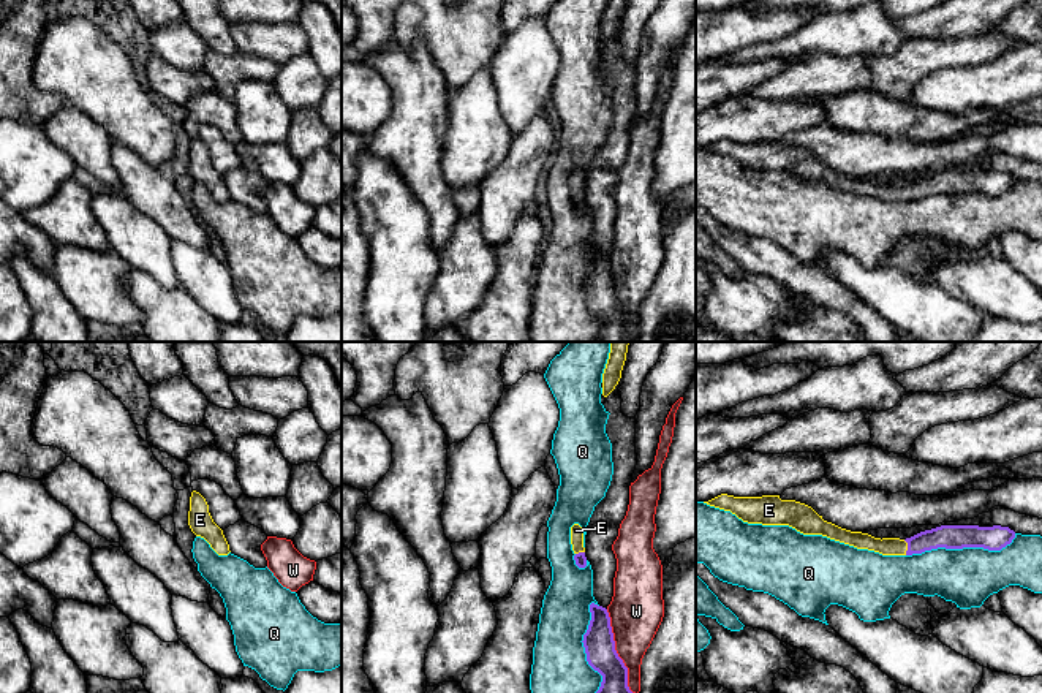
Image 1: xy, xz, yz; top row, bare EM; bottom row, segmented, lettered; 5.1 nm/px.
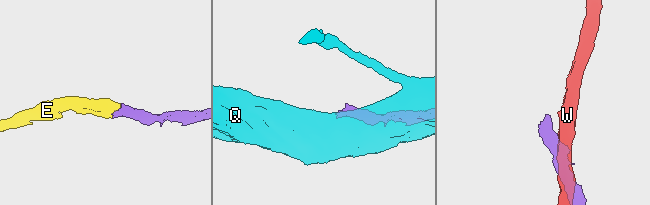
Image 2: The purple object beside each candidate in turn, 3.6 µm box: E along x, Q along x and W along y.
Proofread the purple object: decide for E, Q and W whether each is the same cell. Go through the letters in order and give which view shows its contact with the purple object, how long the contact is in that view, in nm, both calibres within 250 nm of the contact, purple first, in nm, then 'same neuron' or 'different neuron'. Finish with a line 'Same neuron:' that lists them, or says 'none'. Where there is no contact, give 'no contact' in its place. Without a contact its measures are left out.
E: yz | 80 nm | 130/100 nm | same neuron
Q: yz | 550 nm | 130/300 nm | different neuron
W: xz | 440 nm | 160/280 nm | different neuron
Same neuron: E

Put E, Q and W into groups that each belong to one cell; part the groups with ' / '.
E / Q / W

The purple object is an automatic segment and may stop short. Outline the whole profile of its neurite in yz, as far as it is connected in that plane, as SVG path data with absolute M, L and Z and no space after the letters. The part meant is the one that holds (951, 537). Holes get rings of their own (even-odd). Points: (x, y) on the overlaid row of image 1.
M721 494L704 503L731 511L748 524L789 525L803 535L822 535L857 549L868 549L882 555L912 555L938 547L983 547L988 551L1001 551L1015 538L1014 530L1001 525L941 525L906 540L881 540L868 533L841 528L824 521L811 506L795 500L781 500L780 495L734 497Z

